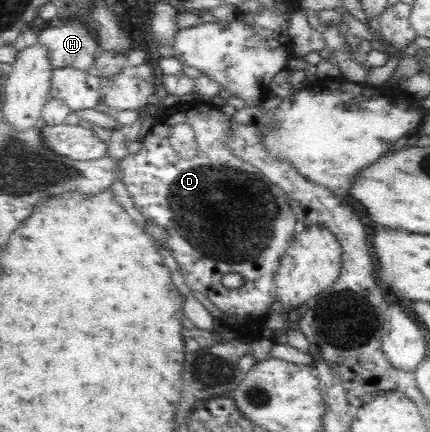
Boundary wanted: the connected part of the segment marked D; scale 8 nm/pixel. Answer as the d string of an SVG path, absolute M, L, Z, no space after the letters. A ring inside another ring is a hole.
M193 98L191 102L181 102L164 111L158 123L144 135L142 146L137 154L128 154L121 161L121 179L128 190L134 207L140 211L146 221L158 227L166 227L168 238L166 246L177 261L186 285L192 290L204 293L223 315L217 319L222 327L236 328L236 335L247 342L260 341L268 336L263 327L263 320L270 313L270 306L276 301L276 284L274 273L280 267L280 259L295 237L294 225L297 219L288 205L286 194L278 186L270 183L264 185L256 181L259 175L252 175L256 168L248 162L234 156L226 146L231 133L232 116L224 115L210 101ZM174 125L190 125L197 142L197 154L186 160L174 152L170 144L170 131ZM225 273L240 273L244 285L230 291L222 285Z

